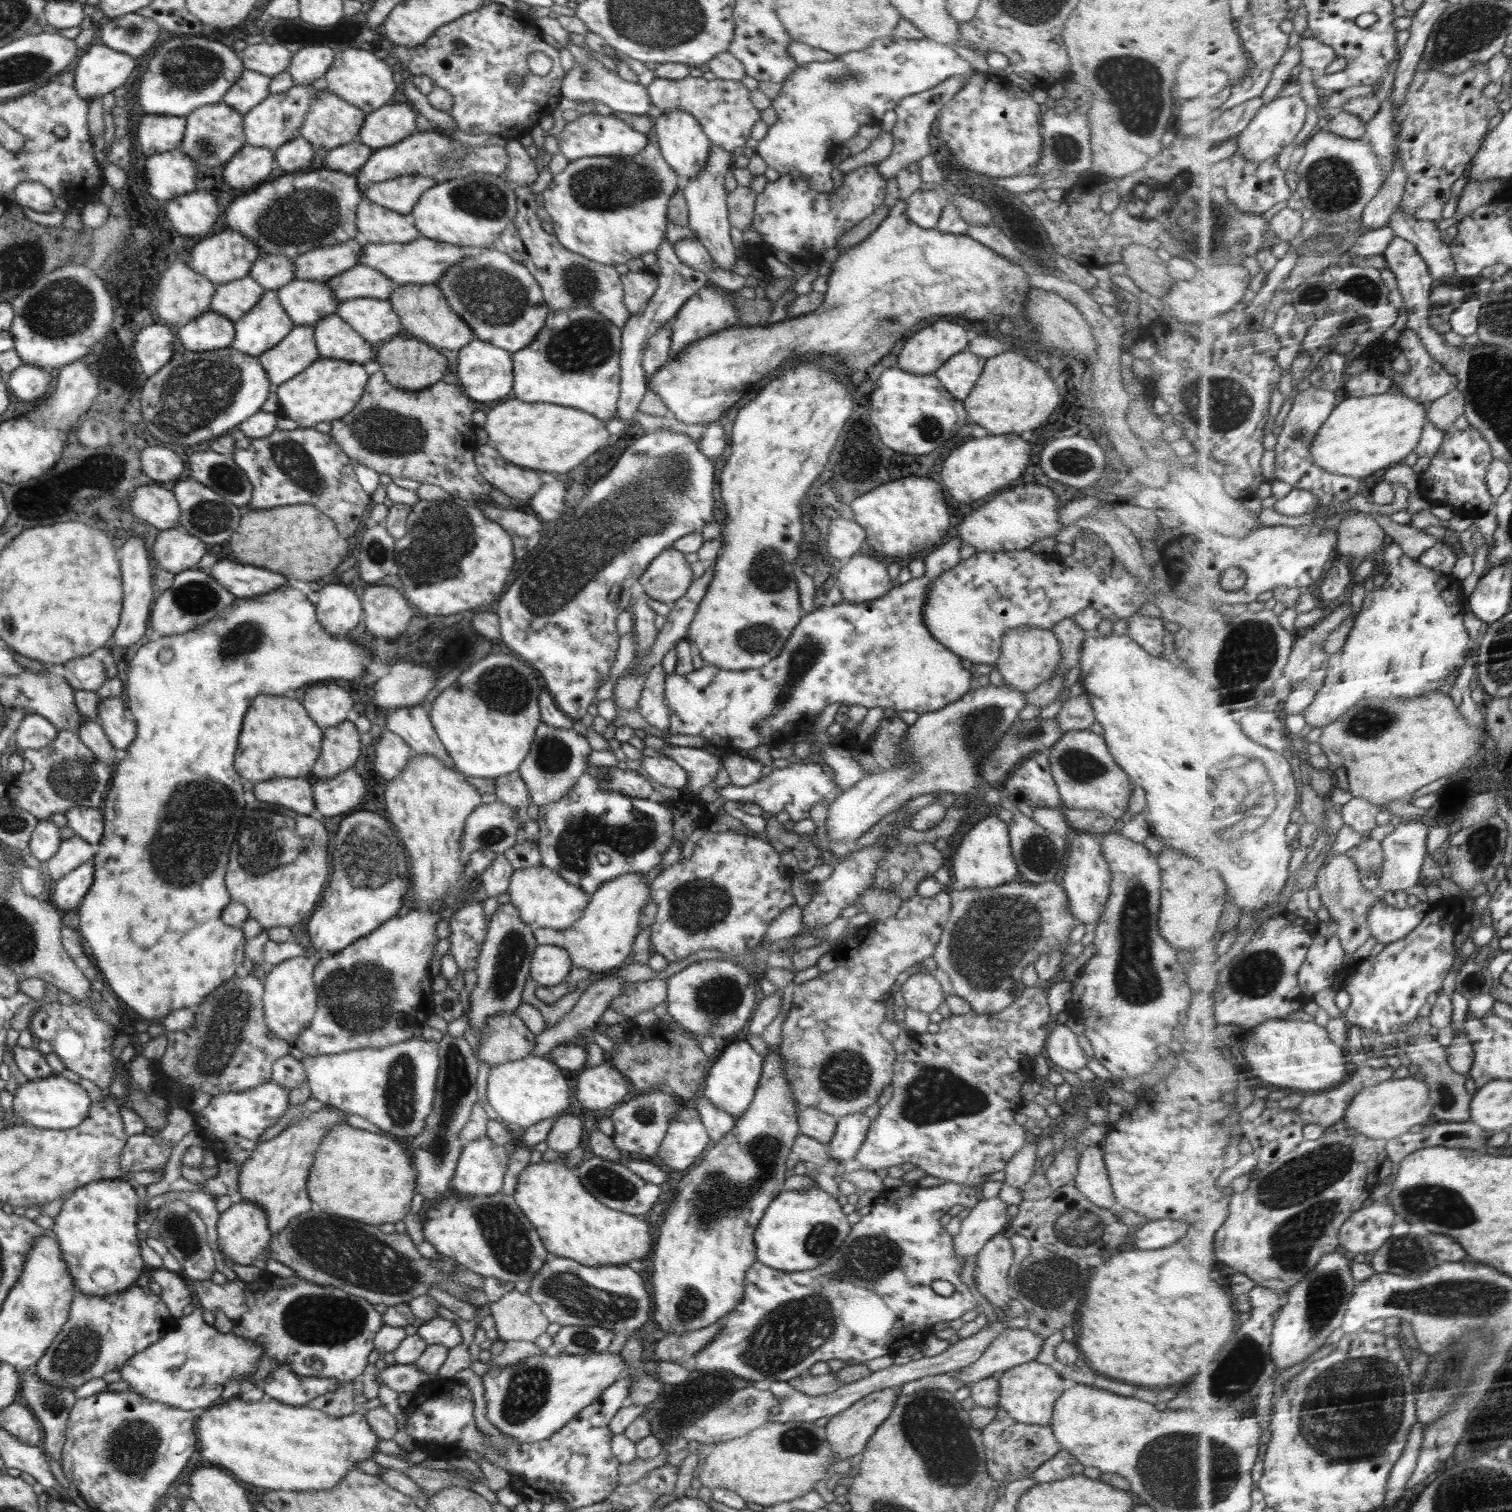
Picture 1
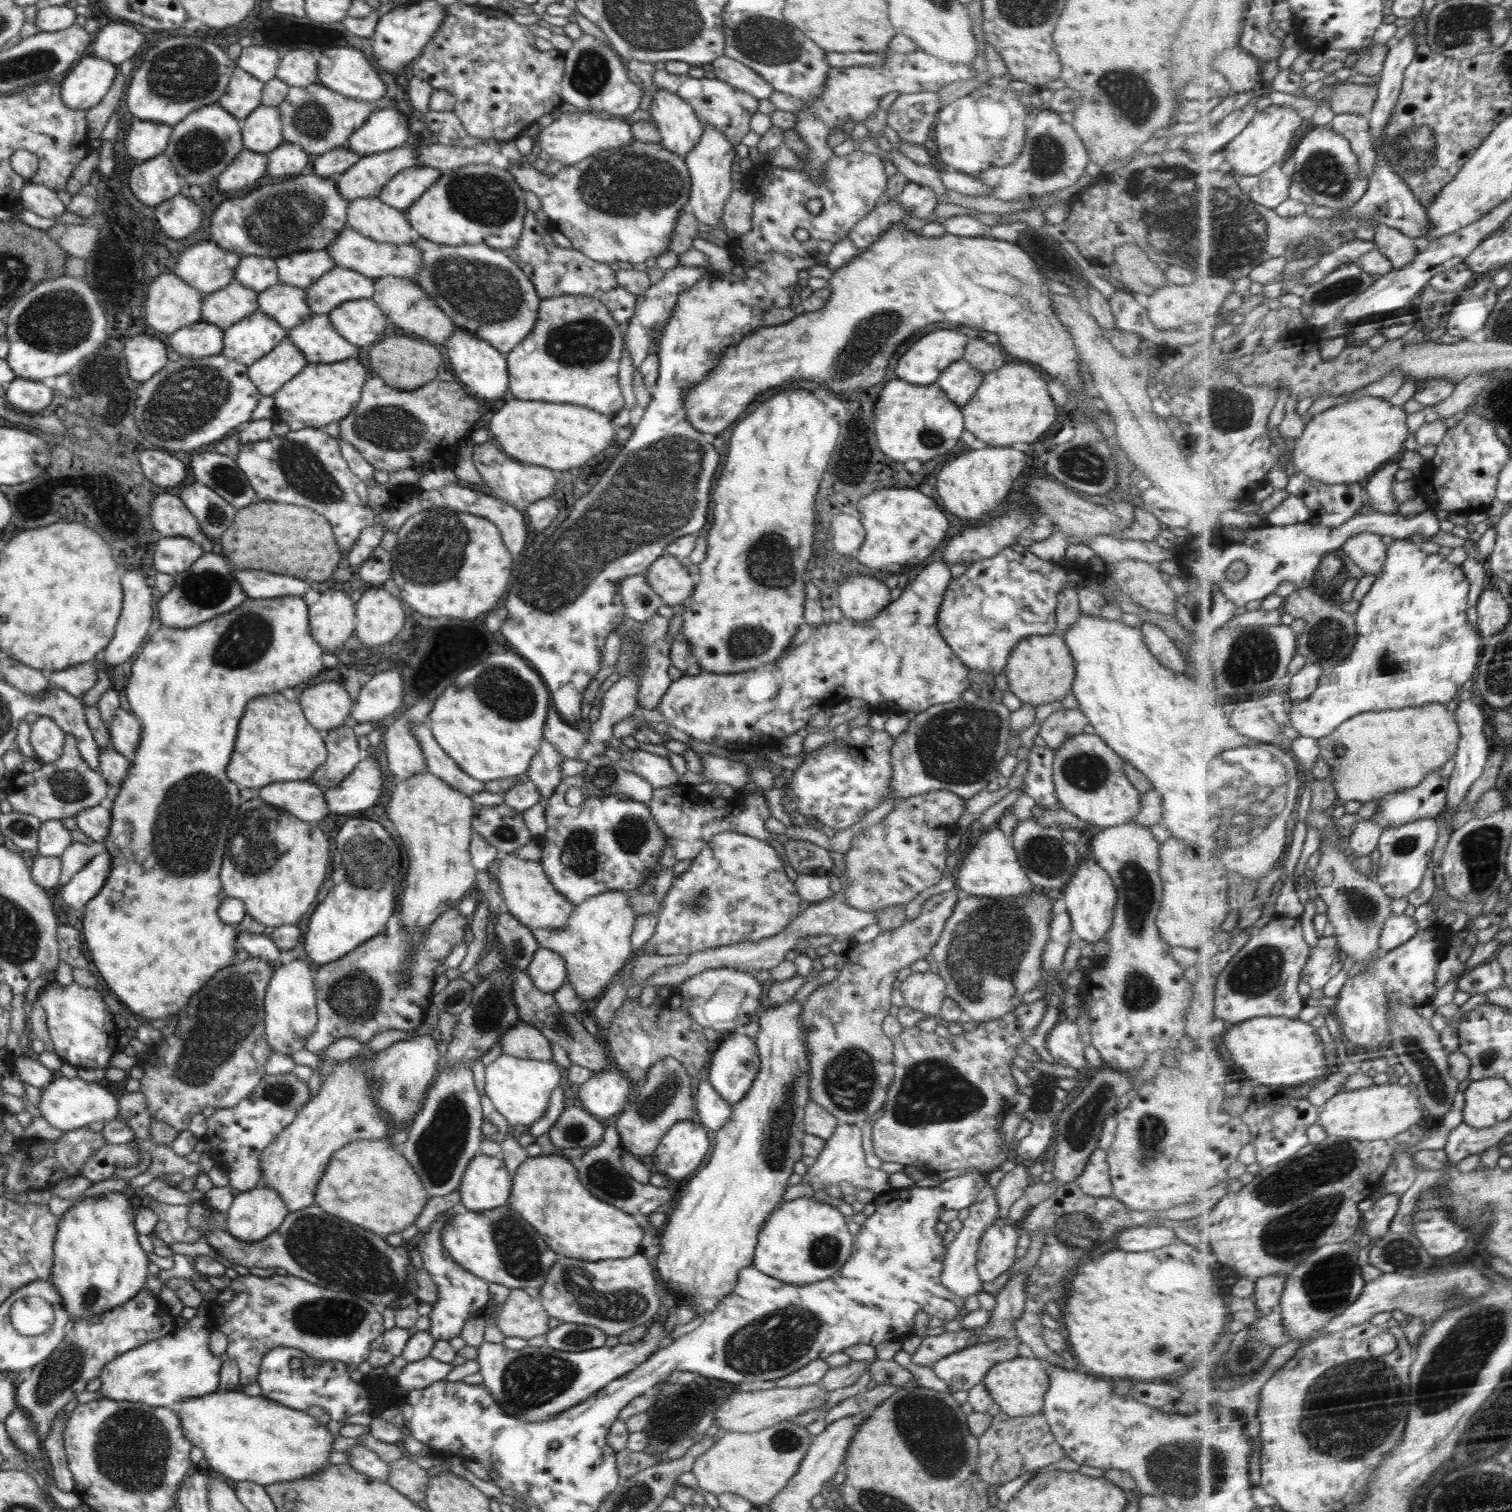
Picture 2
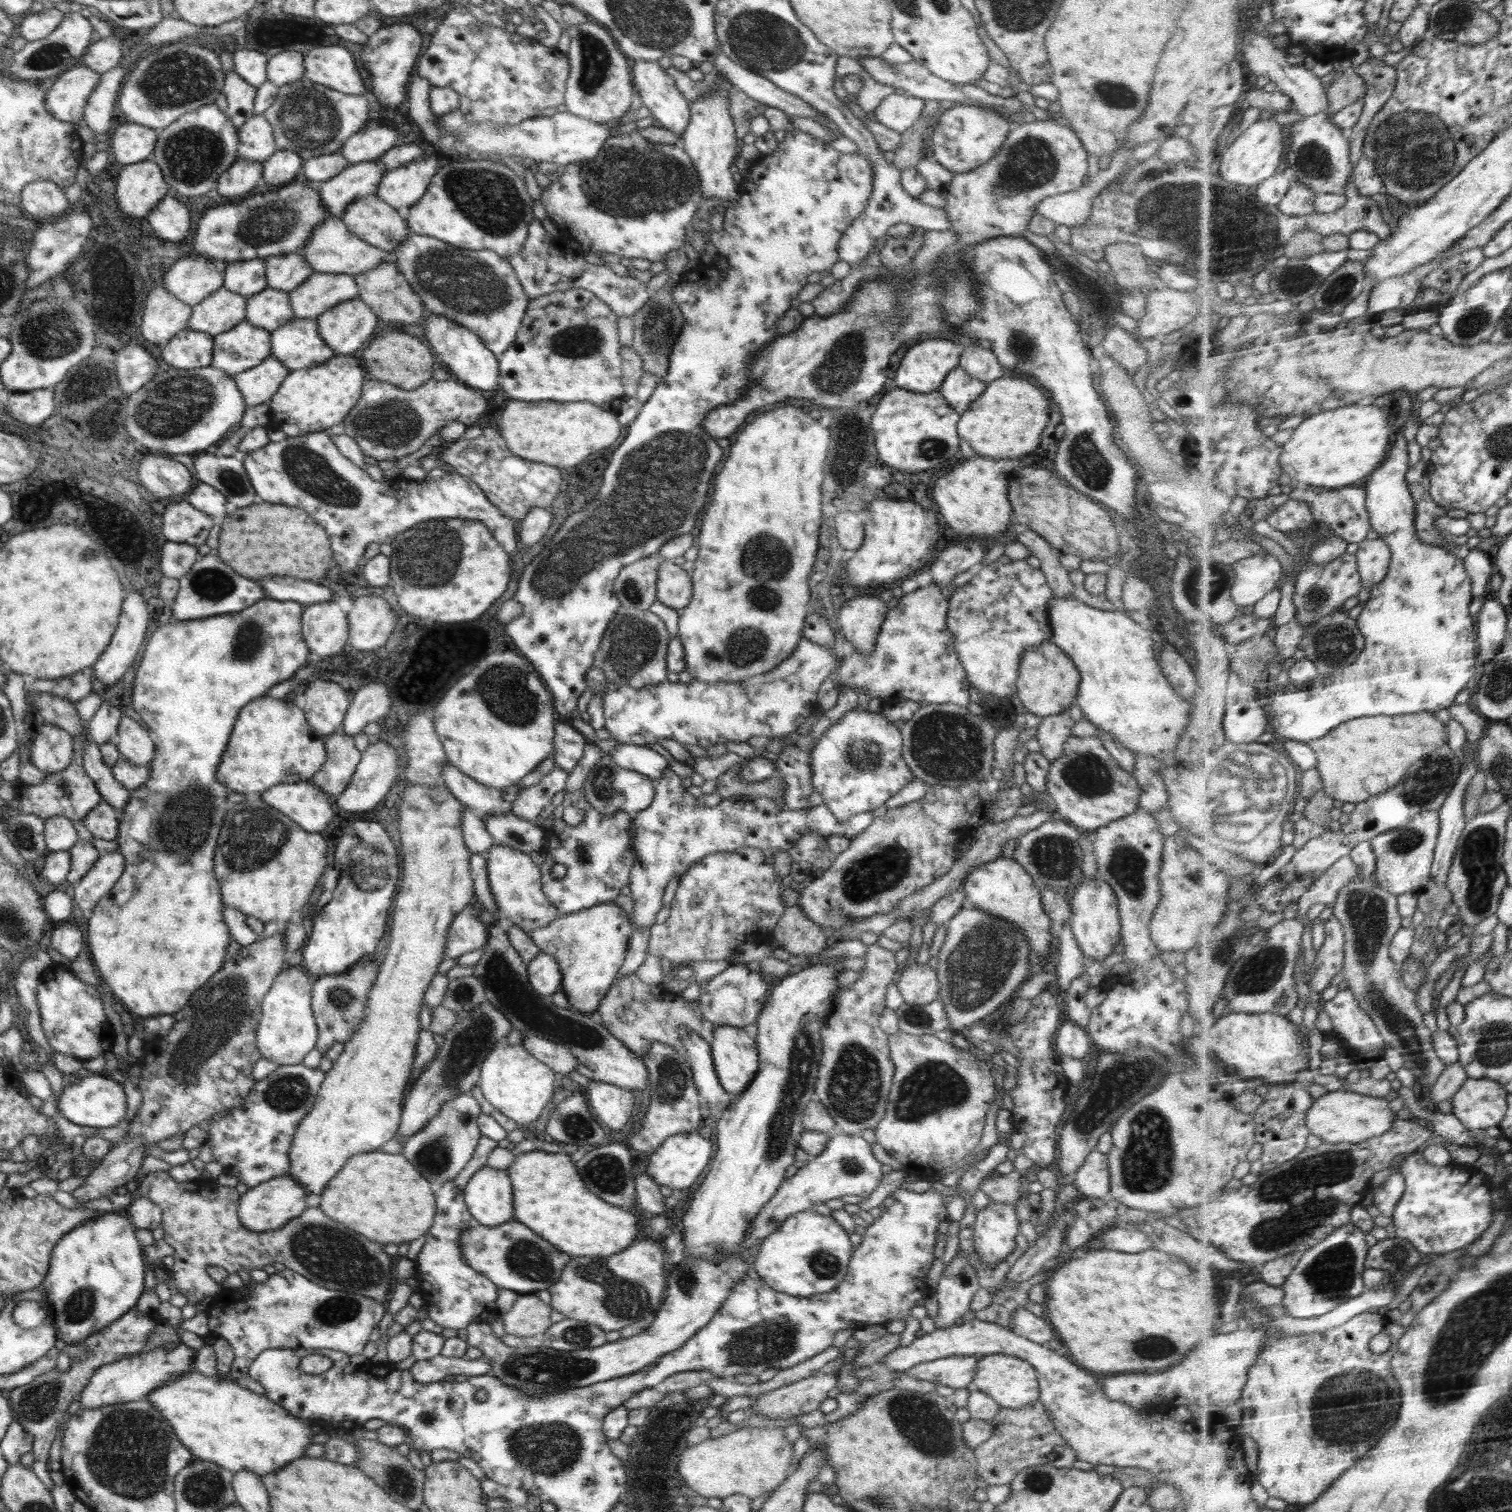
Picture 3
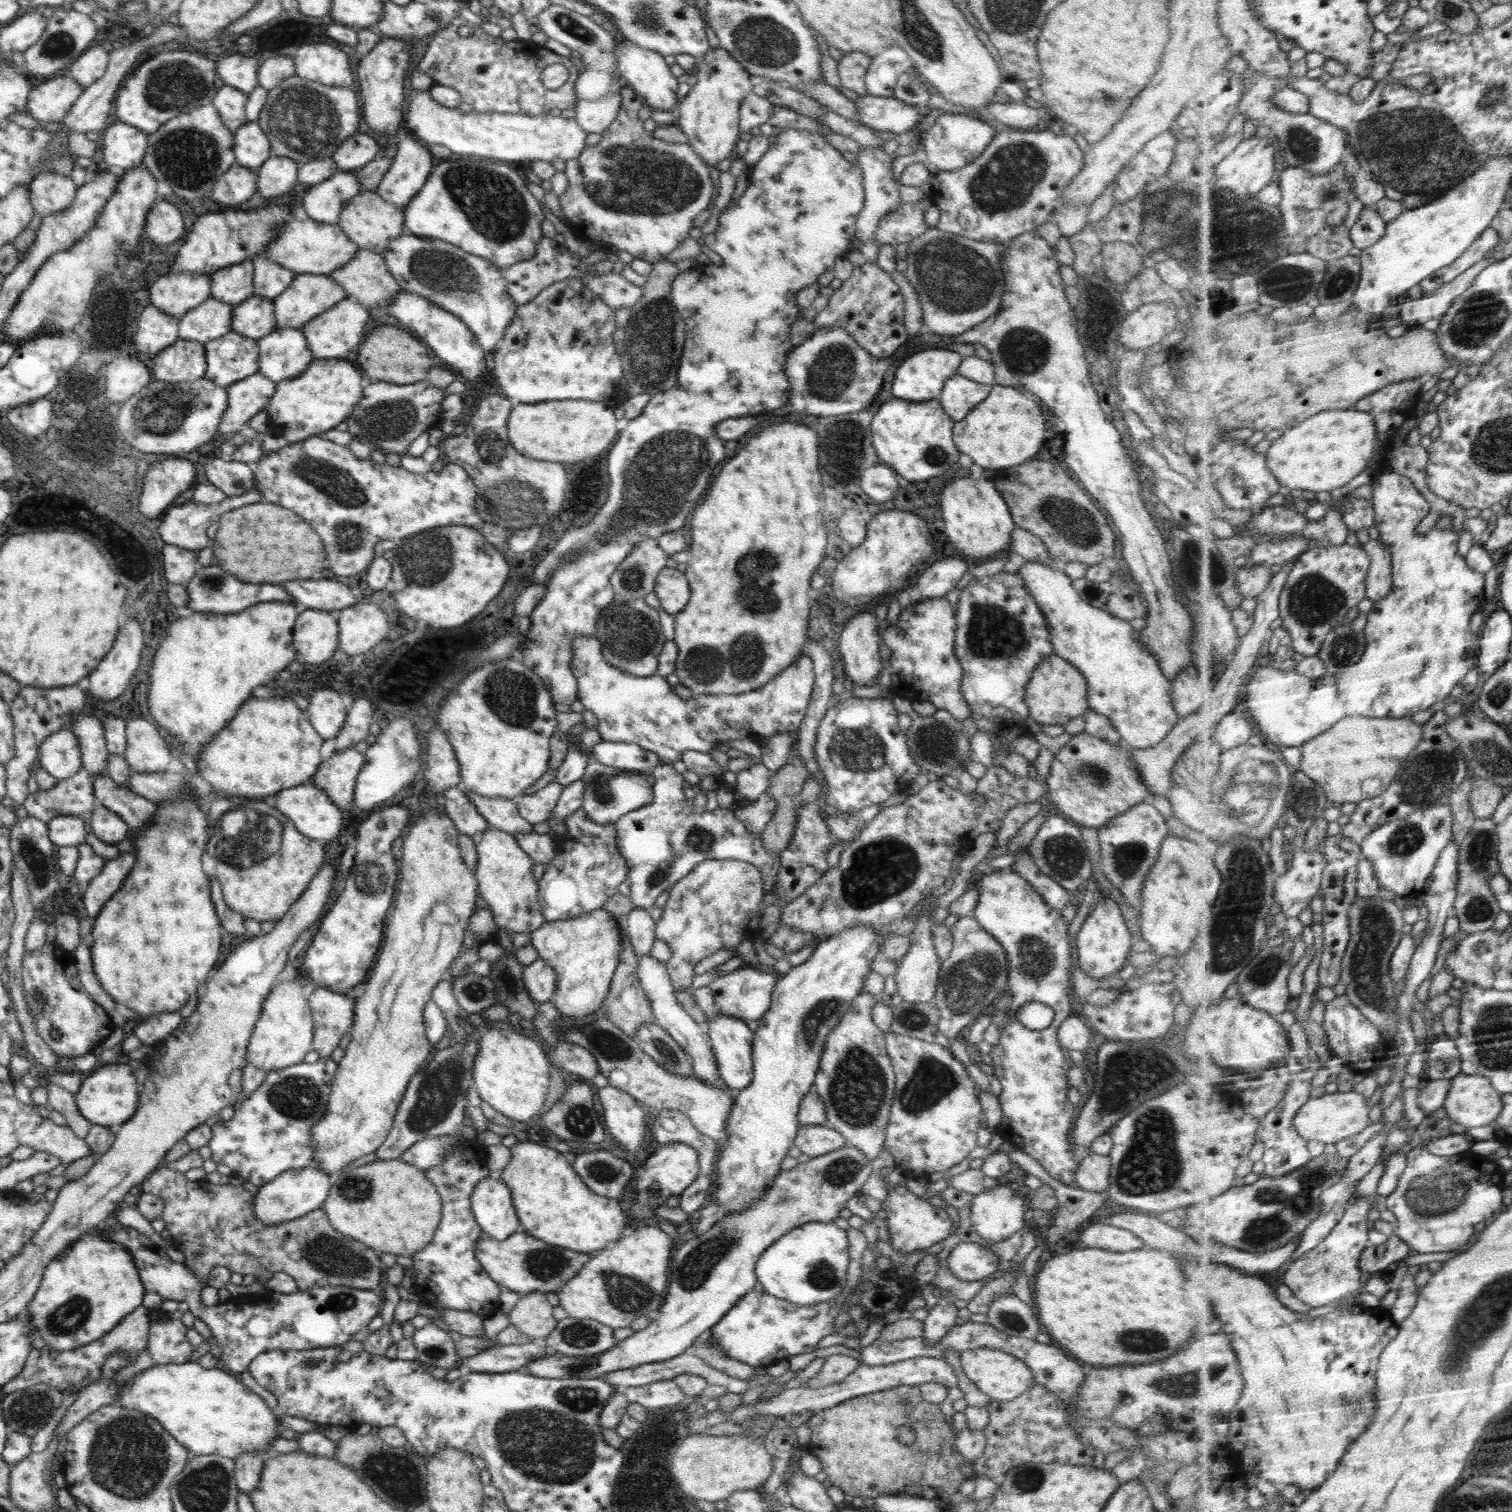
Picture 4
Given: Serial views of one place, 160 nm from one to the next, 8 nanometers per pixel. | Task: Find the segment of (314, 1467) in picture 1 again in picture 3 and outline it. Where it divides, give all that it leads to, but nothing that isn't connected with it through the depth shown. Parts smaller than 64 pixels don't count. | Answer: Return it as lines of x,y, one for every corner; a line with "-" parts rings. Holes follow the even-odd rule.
188,1370
166,1385
153,1390
147,1401
172,1425
178,1440
193,1454
194,1458
213,1462
230,1472
246,1469
262,1477
276,1472
293,1460
304,1458
306,1448
313,1436
307,1421
291,1415
287,1410
275,1405
265,1395
259,1395
242,1388
235,1380
206,1377
196,1370

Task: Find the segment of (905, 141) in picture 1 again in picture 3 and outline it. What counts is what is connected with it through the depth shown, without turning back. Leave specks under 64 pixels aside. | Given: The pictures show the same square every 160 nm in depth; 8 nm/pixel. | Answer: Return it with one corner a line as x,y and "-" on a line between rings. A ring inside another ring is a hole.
903,92
889,94
872,113
876,121
902,133
908,130
922,114
924,100

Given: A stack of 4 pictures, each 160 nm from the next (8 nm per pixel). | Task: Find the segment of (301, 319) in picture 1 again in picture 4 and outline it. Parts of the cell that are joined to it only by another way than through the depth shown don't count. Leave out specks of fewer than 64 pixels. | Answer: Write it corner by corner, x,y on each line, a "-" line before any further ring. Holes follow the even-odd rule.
256,294
232,308
231,328
242,338
262,339
275,329
274,304

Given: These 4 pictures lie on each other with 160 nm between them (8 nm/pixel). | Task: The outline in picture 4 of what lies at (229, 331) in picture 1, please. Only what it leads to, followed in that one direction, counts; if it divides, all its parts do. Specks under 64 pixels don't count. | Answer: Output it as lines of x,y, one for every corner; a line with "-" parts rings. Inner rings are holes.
176,340
153,357
154,374
159,381
192,382
205,376
207,369
204,346
195,342

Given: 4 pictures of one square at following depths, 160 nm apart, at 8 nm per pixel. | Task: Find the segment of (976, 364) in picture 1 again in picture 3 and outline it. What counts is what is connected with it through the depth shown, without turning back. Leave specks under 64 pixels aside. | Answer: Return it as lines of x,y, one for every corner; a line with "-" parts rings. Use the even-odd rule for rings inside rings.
959,366
950,370
939,391
956,414
964,414
969,406
984,392
987,383
972,378

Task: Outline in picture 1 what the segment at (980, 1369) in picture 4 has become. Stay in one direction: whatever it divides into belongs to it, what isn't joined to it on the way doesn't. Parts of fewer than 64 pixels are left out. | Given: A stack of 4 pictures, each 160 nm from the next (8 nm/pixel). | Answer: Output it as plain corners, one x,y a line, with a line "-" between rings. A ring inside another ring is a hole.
1037,1360
1014,1366
998,1376
999,1407
1014,1420
1030,1425
1046,1426
1051,1423
1055,1402
1064,1391
1064,1379
1053,1367

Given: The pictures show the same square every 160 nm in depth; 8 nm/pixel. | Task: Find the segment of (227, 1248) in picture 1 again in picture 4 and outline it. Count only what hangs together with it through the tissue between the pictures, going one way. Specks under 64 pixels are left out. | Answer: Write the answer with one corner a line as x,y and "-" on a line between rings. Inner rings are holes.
313,1165
282,1173
259,1187
258,1193
252,1199
255,1217
266,1226
300,1218
321,1208
331,1186
329,1175

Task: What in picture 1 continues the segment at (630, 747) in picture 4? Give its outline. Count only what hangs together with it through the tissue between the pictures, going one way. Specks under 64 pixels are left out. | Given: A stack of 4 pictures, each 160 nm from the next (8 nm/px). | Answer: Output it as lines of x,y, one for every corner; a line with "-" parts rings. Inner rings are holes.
648,756
640,760
641,768
647,772
647,778
674,789
684,789
688,785
688,773
684,768
668,757

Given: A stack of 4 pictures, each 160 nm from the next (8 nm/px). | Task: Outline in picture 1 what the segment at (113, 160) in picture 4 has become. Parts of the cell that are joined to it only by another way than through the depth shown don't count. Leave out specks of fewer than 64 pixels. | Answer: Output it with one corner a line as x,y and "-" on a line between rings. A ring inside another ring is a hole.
143,114
137,124
137,141
149,157
179,147
185,130
185,117

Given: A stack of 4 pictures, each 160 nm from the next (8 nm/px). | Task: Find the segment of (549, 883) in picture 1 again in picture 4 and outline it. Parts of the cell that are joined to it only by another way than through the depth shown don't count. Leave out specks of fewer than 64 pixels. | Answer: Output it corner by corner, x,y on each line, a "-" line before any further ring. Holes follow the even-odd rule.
489,828
475,844
477,863
474,874
479,886
480,903
493,914
500,931
529,934
545,923
538,905
539,884
532,874
534,862
518,846
516,838
502,830

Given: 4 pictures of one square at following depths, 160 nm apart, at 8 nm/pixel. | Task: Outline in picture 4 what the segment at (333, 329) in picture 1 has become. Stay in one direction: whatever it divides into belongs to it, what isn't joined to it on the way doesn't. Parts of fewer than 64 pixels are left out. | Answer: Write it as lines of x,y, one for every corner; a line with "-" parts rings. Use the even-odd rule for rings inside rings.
275,328
256,344
259,372
275,384
303,373
314,359
301,329

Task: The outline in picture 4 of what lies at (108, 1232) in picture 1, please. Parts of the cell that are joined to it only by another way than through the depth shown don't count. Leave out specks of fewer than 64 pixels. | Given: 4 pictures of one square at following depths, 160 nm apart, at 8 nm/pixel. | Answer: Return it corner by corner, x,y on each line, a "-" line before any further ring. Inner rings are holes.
98,1229
86,1232
82,1238
68,1246
58,1257
46,1266
43,1280
34,1299
28,1305
28,1314
33,1324
32,1328
48,1342
51,1349
65,1351
84,1346
102,1338
109,1333
127,1315
143,1306
145,1288
140,1282
138,1270
130,1253
124,1246
110,1242
106,1235
100,1234

